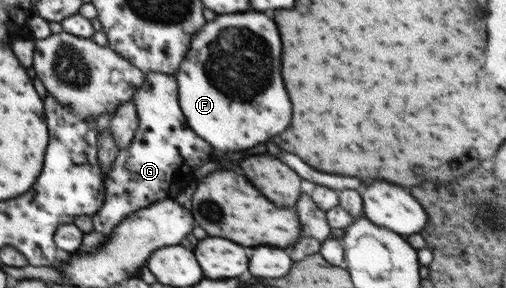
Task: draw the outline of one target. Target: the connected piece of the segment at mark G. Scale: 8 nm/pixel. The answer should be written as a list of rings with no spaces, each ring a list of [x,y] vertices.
[[[147,72],[145,83],[139,86],[131,102],[139,118],[135,136],[130,147],[118,150],[118,156],[108,170],[108,179],[104,180],[106,197],[103,206],[92,217],[93,228],[84,233],[76,254],[94,252],[137,210],[165,199],[175,199],[185,174],[193,173],[197,166],[211,160],[211,145],[189,128],[179,106],[174,75]]]

